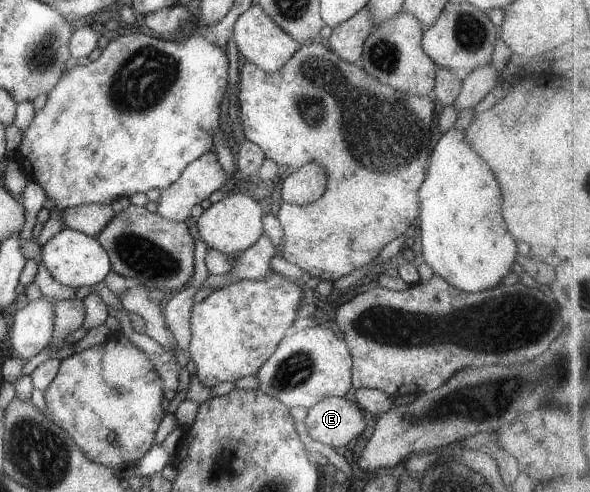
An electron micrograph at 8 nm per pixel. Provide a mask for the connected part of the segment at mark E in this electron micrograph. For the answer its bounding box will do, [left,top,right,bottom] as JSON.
[303,396,365,447]

